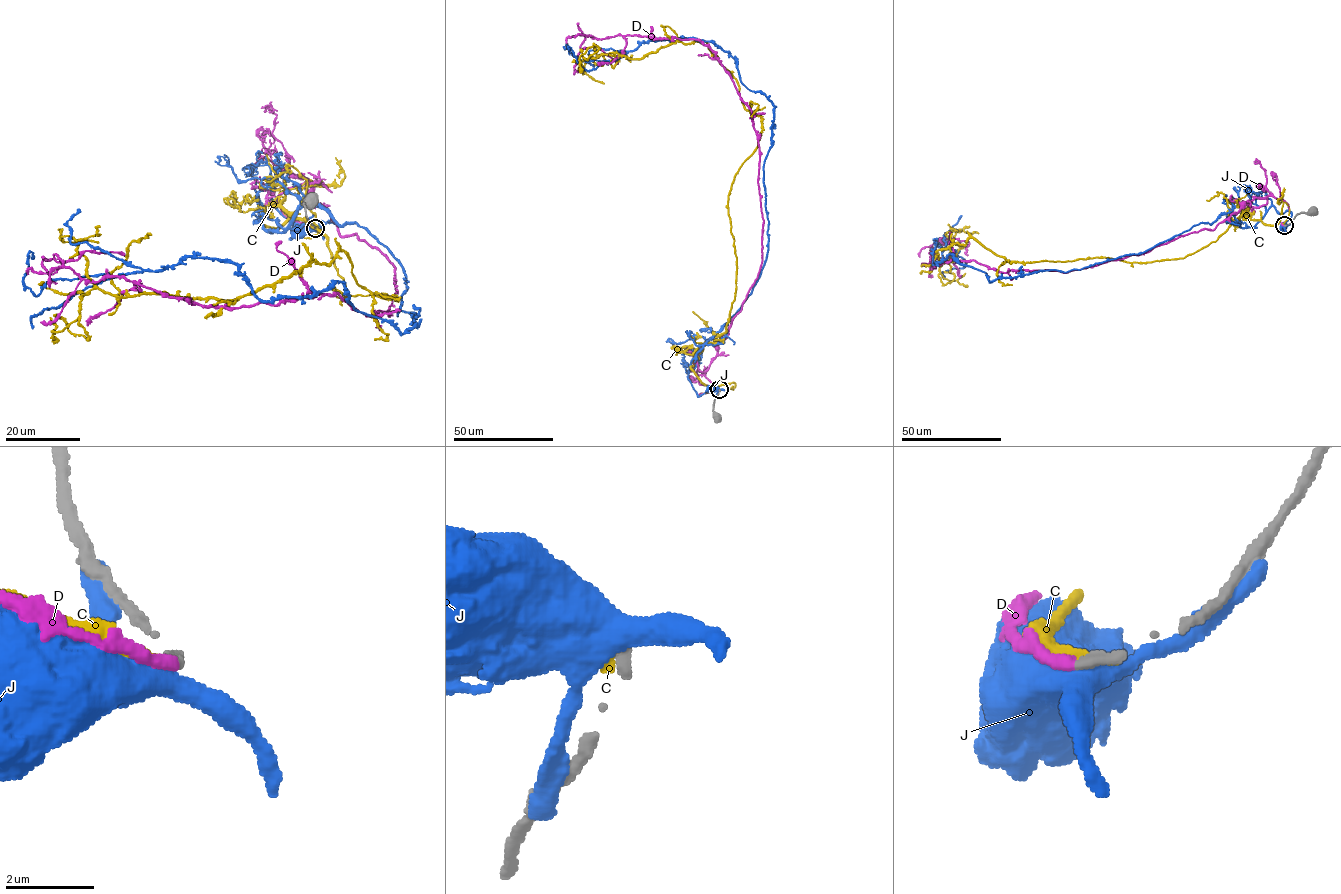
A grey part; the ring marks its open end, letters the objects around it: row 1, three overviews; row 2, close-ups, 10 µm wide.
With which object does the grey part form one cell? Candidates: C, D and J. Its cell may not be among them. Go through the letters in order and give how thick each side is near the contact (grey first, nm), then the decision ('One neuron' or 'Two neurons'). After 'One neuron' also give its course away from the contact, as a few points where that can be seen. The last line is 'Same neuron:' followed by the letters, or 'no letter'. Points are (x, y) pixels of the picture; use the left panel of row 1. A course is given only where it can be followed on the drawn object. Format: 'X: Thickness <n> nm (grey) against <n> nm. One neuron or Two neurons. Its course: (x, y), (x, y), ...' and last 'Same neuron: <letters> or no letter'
C: Thickness 280 nm (grey) against 360 nm. Two neurons
D: Thickness 280 nm (grey) against 320 nm. One neuron. Its course: (315, 228), (281, 209), (307, 180), (287, 172), (391, 262), (389, 315), (202, 307), (54, 258), (124, 254)
J: Thickness 280 nm (grey) against 600 nm. Two neurons
Same neuron: D

